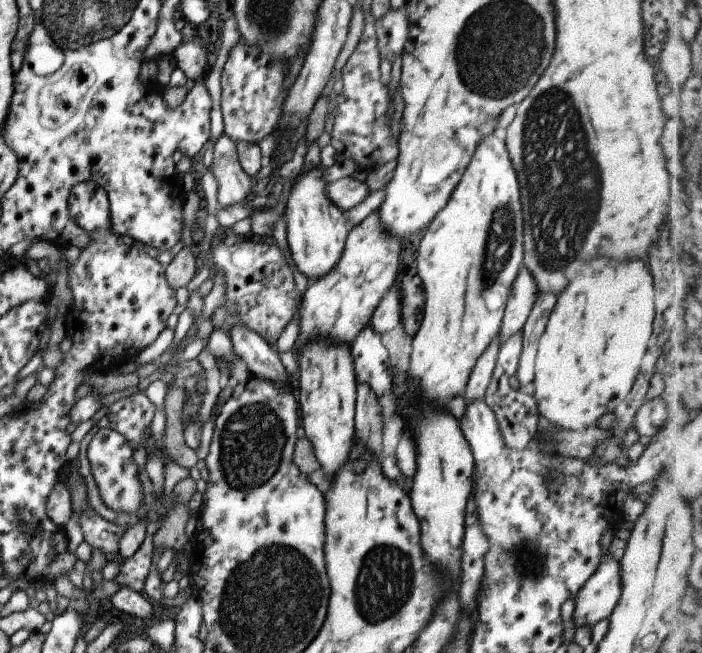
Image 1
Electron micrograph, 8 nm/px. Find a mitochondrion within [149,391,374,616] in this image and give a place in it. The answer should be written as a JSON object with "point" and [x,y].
{"point":[251,445]}

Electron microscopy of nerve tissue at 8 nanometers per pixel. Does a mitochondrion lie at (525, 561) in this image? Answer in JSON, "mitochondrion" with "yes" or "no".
{"mitochondrion":"yes"}

